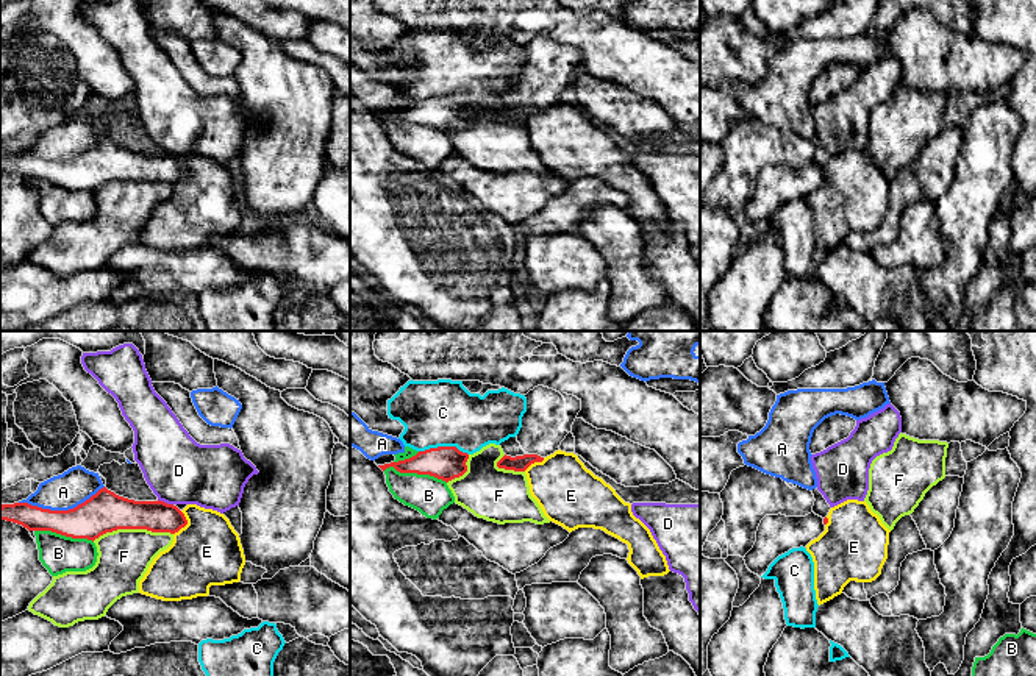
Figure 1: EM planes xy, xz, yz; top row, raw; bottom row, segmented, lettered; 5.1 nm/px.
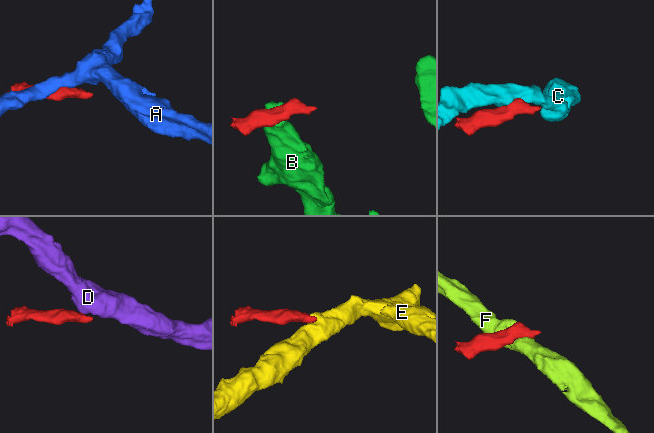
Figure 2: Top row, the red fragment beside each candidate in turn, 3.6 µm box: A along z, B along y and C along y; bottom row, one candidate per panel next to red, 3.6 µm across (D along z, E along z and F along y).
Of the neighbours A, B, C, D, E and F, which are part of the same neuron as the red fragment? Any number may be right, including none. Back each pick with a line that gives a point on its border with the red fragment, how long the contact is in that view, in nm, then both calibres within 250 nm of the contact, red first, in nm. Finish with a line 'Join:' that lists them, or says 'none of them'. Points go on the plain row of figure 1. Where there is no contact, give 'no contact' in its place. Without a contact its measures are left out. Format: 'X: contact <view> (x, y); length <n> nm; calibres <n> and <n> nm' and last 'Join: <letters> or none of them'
Join: none of them

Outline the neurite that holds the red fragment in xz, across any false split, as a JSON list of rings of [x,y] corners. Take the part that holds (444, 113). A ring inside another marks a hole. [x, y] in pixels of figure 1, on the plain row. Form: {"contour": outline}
{"contour": [[[438,97],[419,101],[416,106],[378,116],[383,122],[394,117],[400,123],[430,125],[445,133],[463,126],[467,122],[469,105],[459,101],[456,97]]]}

